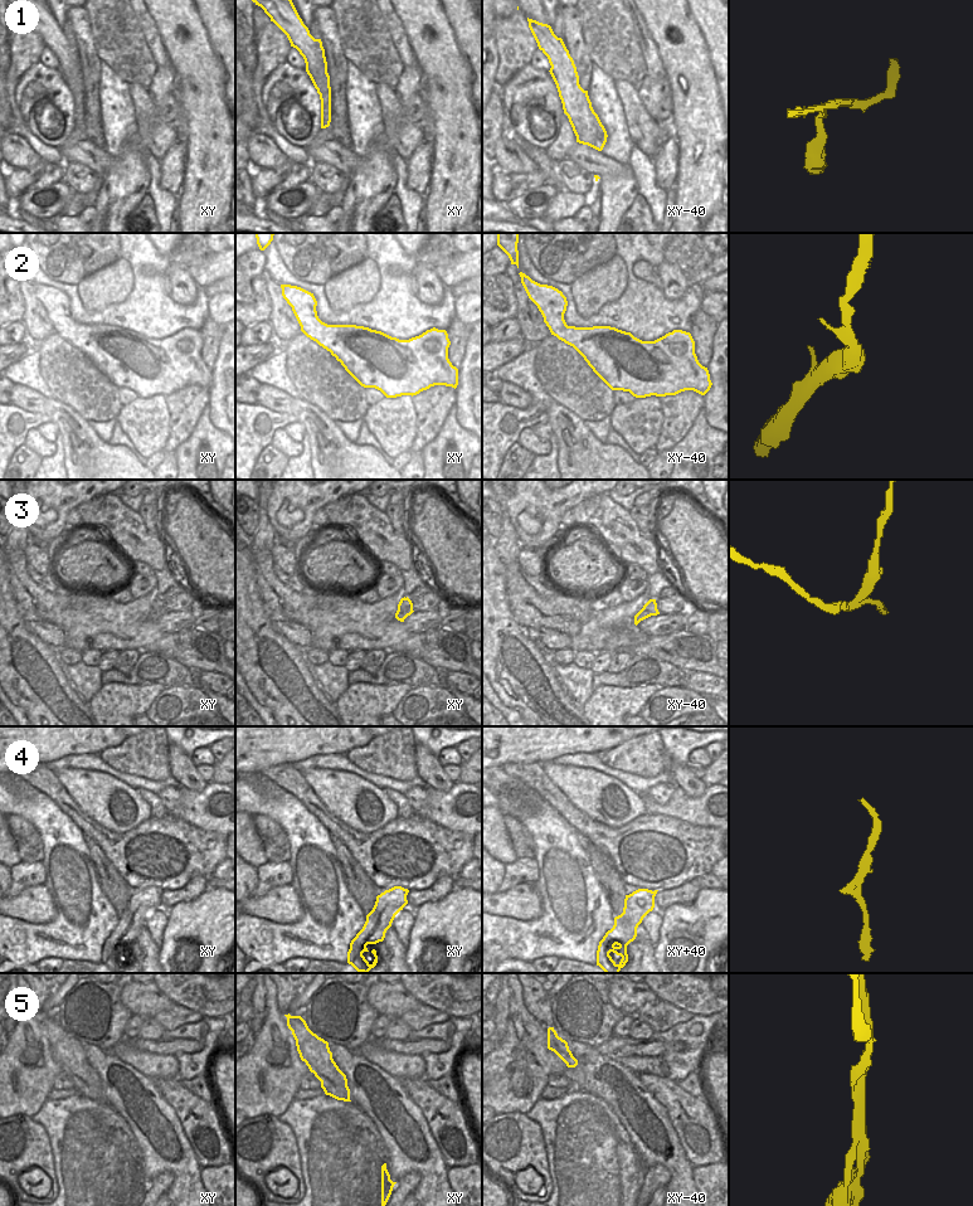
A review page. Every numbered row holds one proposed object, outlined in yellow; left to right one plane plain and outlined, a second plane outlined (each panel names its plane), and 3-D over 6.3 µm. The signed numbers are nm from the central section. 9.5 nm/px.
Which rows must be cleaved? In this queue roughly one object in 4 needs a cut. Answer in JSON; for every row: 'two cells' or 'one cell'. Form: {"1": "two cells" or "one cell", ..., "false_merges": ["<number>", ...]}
{"1": "two cells", "2": "one cell", "3": "two cells", "4": "one cell", "5": "two cells", "false_merges": ["1", "3", "5"]}

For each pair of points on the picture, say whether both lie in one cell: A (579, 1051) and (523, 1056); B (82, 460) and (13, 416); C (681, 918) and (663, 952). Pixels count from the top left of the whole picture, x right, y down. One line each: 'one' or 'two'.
A: one
B: two
C: one

